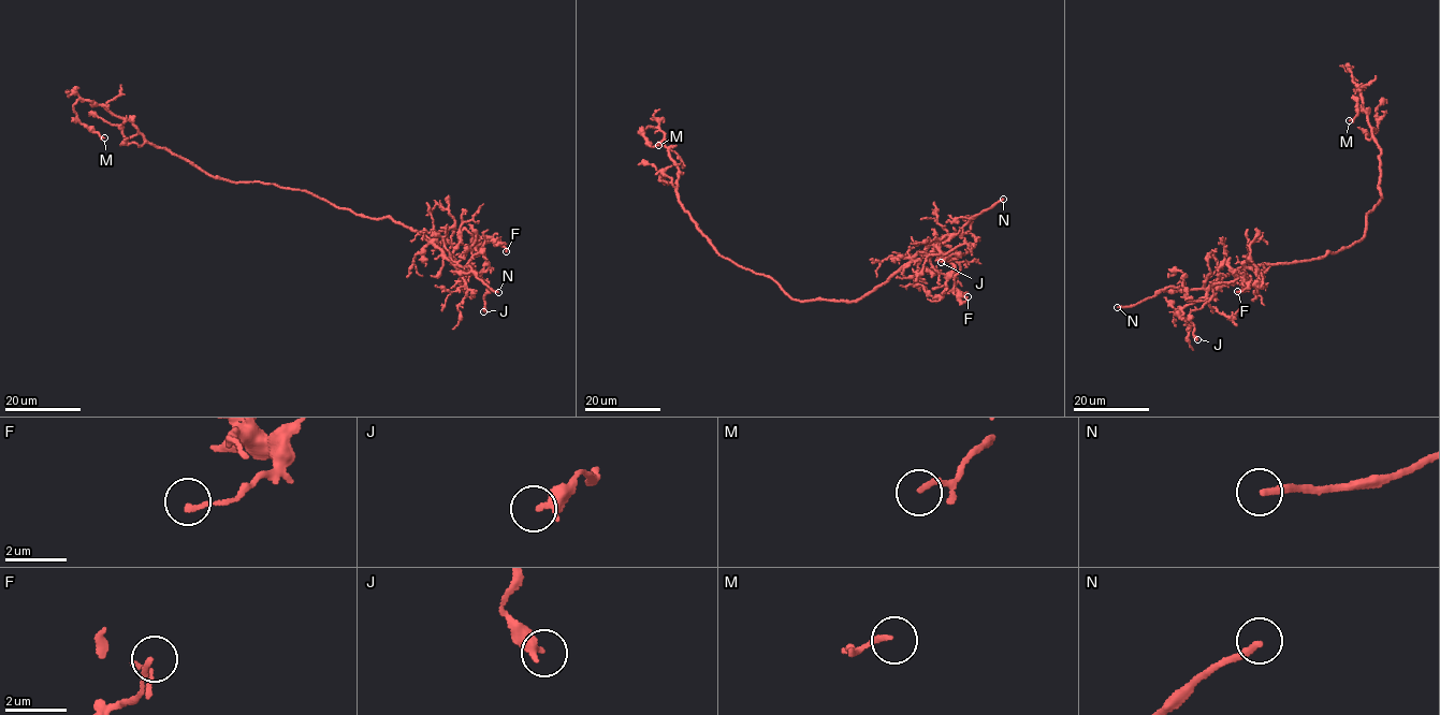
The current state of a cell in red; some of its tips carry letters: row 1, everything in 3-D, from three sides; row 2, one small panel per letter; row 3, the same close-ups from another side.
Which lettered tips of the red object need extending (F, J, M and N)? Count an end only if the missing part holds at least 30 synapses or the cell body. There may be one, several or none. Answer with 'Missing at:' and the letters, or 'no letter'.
Missing at: N

